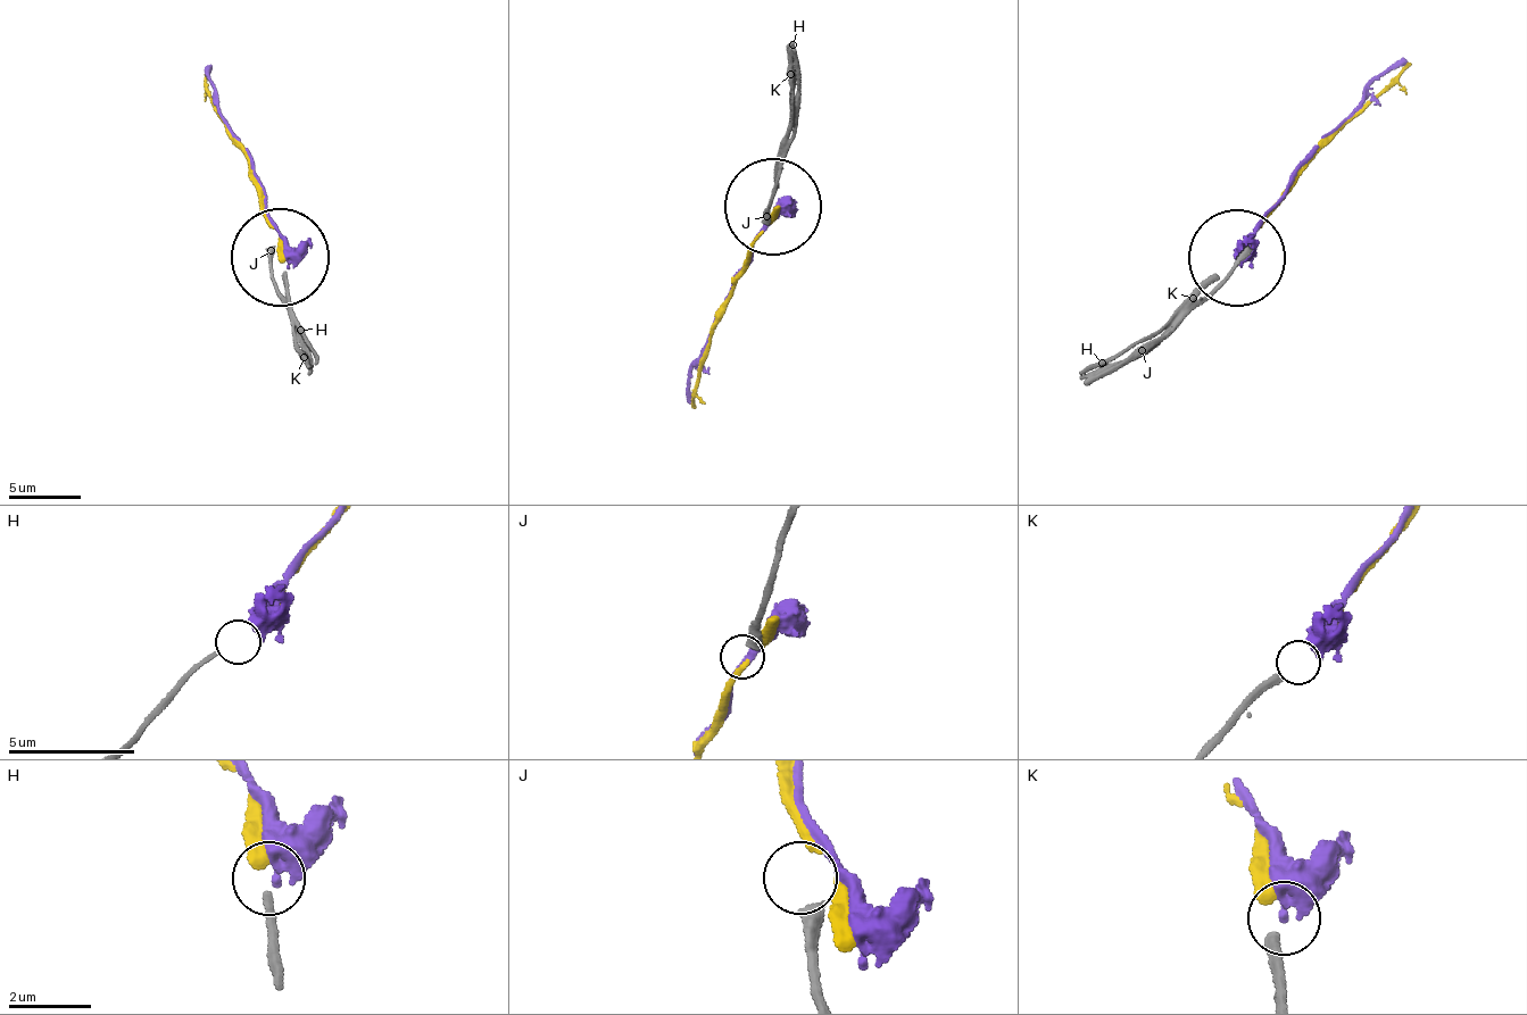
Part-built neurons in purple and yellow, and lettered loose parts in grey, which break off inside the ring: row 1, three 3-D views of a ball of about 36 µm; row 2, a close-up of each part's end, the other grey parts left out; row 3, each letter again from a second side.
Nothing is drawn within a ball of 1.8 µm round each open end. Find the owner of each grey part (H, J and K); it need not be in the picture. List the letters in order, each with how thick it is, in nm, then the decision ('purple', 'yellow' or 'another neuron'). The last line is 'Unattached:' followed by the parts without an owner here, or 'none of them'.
H: 160 nm | purple
J: 440 nm | another neuron
K: 300 nm | yellow
Unattached: J

